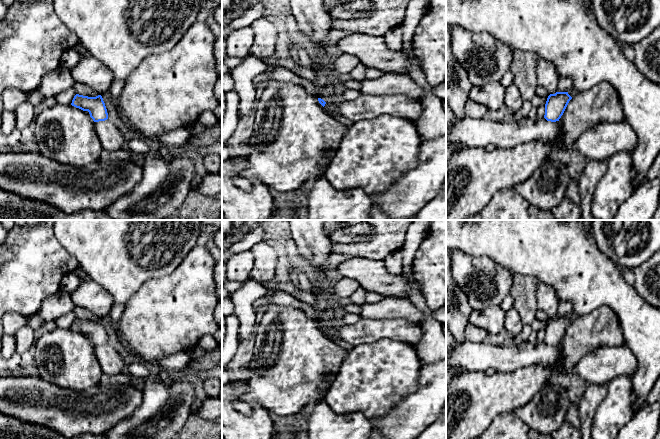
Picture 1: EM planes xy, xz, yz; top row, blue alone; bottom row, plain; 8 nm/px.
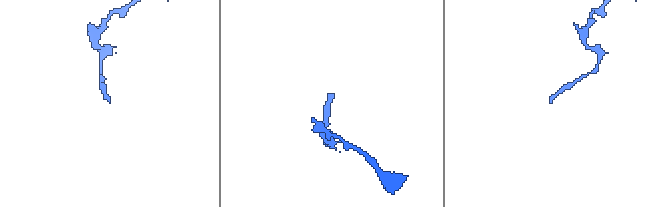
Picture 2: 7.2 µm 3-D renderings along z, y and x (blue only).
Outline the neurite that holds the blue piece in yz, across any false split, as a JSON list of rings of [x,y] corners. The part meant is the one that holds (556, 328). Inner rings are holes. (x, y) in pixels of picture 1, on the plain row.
[[[568,316],[550,318],[545,328],[544,342],[551,346],[559,345],[571,323]]]

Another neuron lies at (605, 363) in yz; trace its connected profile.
[[[628,345],[600,347],[585,355],[570,371],[579,375],[587,384],[605,384],[621,375],[633,376],[638,369],[638,359]]]

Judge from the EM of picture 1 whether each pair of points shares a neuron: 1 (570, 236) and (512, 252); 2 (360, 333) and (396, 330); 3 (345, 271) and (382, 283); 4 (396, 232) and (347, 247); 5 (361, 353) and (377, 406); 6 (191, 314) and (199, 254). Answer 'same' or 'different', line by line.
1: same
2: same
3: same
4: same
5: same
6: same

